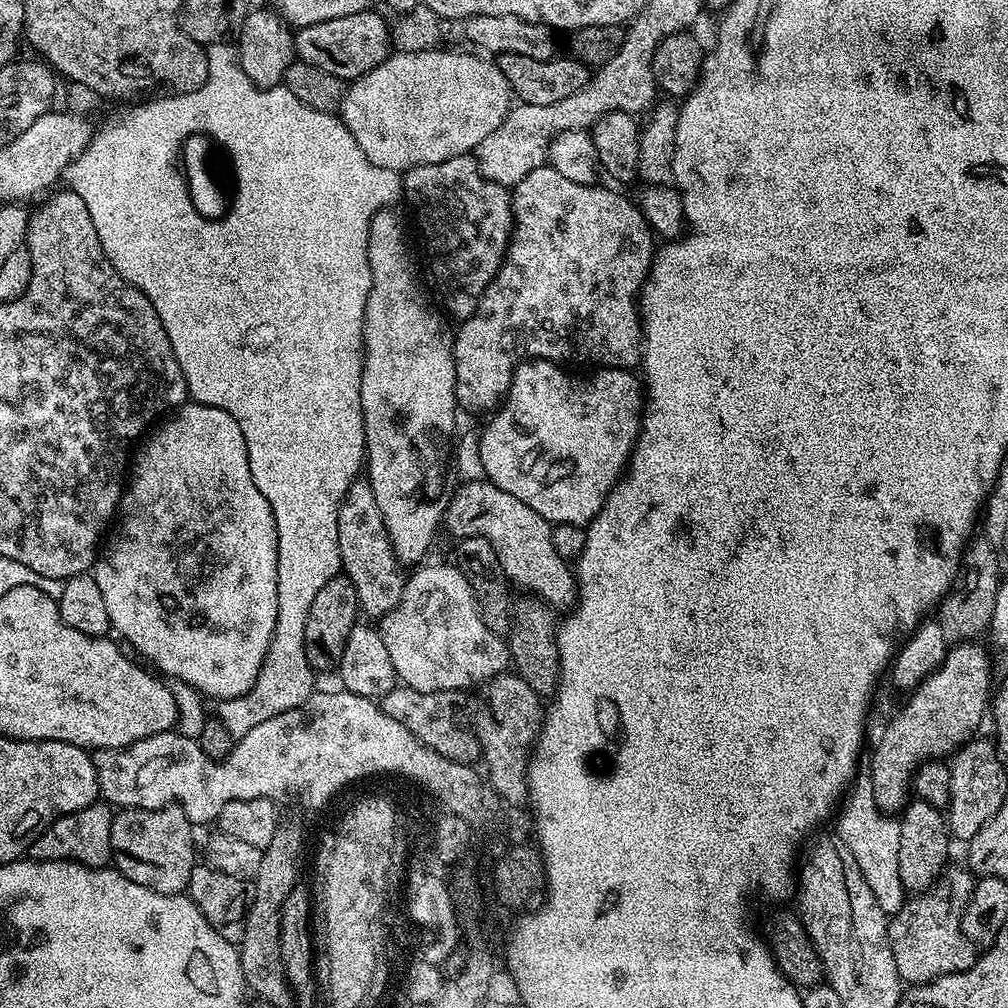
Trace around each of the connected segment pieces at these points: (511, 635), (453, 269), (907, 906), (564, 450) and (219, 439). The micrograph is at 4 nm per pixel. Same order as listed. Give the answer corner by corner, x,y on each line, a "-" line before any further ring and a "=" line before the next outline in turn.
531,594
523,598
525,600
517,599
512,606
512,625
506,637
510,664
516,675
524,679
526,686
530,686
530,690
542,698
548,698
555,693
560,682
560,651
556,641
558,616
543,600
=
475,155
455,156
454,158
446,158
446,162
434,162
433,164
423,164
422,166
414,166
409,168
402,176
402,200
408,203
410,207
416,211
416,220
425,228
424,244
428,247
428,264
432,267
432,280
436,283
436,292
444,299
443,311
456,319
456,322
463,322
474,314
474,310
478,306
478,302
482,298
482,294
490,286
490,282
495,278
498,270
502,266
504,256
508,252
508,243
512,241
512,194
505,185
494,182
490,178
486,178
482,174
482,170
478,166
=
945,867
925,892
909,895
888,921
888,941
905,985
928,984
946,974
965,972
976,961
977,949
962,934
962,914
972,895
974,876
967,867
952,867
=
539,358
525,359
512,375
512,381
508,387
508,395
504,397
499,405
496,417
484,428
484,433
479,433
480,453
482,454
482,466
484,474
492,483
497,484
506,494
514,494
518,502
526,502
530,510
542,514
542,518
549,524
578,524
587,526
592,523
592,519
602,510
606,498
612,493
612,487
616,481
624,475
628,467
628,459
632,457
632,447
636,445
636,439
640,436
640,426
642,423
642,413
646,407
646,396
642,391
642,380
635,371
627,368
601,368
597,367
588,377
571,376
568,372
563,372
561,365
555,360
542,360
=
188,402
175,409
174,414
168,418
169,420
157,432
147,433
149,436
145,438
144,445
131,457
130,475
127,477
118,509
120,529
117,530
116,537
109,542
108,549
106,544
99,553
94,565
94,575
98,582
98,590
102,590
102,598
106,601
106,614
110,614
112,628
120,631
146,659
153,660
165,677
172,676
171,678
186,682
205,697
216,696
217,701
233,700
235,696
246,694
254,686
258,674
264,668
264,659
268,657
272,636
276,632
278,618
276,519
270,510
270,502
266,502
262,490
254,486
254,478
250,474
246,438
242,438
242,429
239,428
238,422
234,422
234,418
230,418
230,414
226,414
226,410

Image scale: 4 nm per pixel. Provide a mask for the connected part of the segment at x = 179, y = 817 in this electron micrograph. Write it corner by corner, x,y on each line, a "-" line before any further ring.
179,806
154,810
121,808
113,815
110,826
111,863
117,872
130,878
130,882
138,882
138,886
146,886
167,896
181,895
198,863
192,831
192,821

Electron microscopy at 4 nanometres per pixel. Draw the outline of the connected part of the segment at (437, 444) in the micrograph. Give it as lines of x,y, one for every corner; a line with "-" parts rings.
381,210
370,222
368,231
368,257
370,258
370,298
366,298
366,314
364,315
364,369
362,370
362,414
364,415
364,447
366,449
366,479
374,490
374,499
378,502
378,510
382,510
382,522
386,522
386,534
390,534
390,542
396,551
396,557
401,565
416,566
425,559
428,547
436,536
436,531
441,531
444,522
444,511
448,509
448,498
454,491
452,476
454,477
454,436
452,431
456,428
456,375
454,374
454,358
452,357
453,333
448,332
444,325
445,317
434,305
428,301
424,288
420,285
420,276
416,273
416,264
412,261
412,252
408,249
408,236
404,233
404,224
392,213
392,210

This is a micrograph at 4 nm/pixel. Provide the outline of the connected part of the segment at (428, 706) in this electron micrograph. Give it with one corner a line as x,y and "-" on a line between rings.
397,686
382,697
382,707
391,718
402,722
414,737
442,754
442,758
450,758
459,764
475,765
481,759
480,737
473,729
471,732
466,725
460,724
459,718
452,713
452,700
454,696
450,692
419,692

